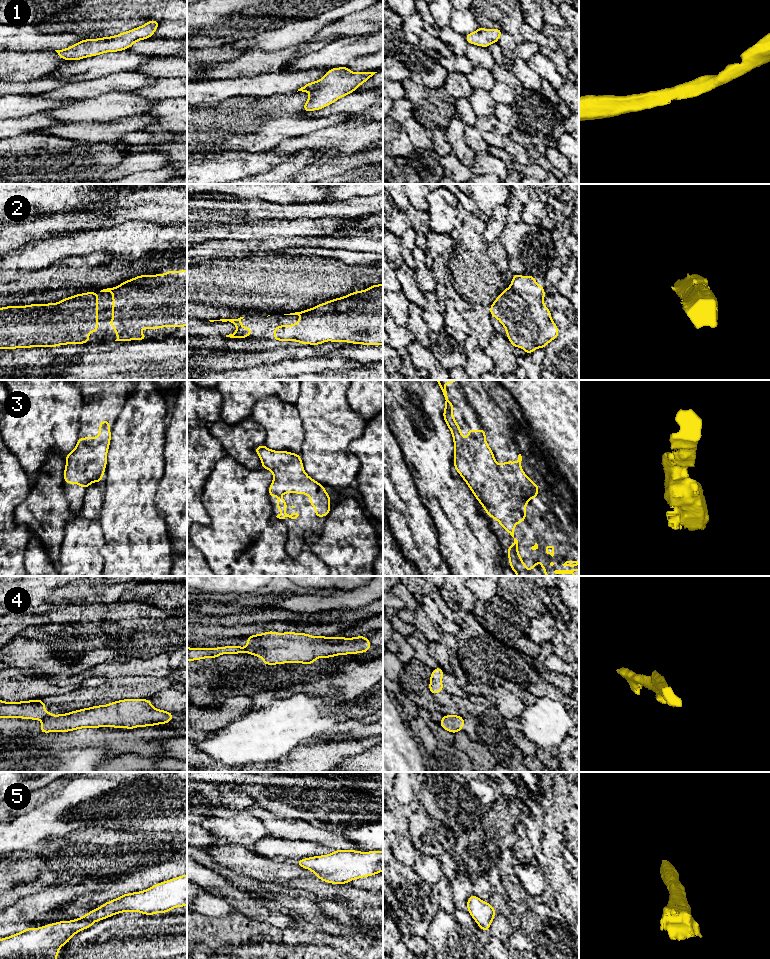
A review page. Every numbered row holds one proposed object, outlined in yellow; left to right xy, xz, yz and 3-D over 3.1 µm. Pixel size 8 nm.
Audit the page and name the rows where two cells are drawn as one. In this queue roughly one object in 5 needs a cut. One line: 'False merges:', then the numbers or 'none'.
False merges: 4

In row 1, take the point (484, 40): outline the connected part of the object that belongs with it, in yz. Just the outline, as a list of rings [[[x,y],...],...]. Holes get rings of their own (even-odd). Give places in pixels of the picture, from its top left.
[[[479,27],[475,32],[465,35],[468,44],[488,48],[492,43],[497,43],[502,34],[501,29],[485,29]]]

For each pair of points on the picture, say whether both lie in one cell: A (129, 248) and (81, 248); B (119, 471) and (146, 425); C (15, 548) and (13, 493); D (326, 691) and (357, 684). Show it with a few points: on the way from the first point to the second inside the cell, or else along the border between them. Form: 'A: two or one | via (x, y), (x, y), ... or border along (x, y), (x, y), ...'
A: one | via (117, 244), (93, 244)
B: one | via (130, 460), (135, 455), (138, 436)
C: one | via (10, 534), (10, 507)
D: one | via (334, 684), (349, 684)

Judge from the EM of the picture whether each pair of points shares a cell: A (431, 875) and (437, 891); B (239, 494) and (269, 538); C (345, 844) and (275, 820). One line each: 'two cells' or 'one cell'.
A: two cells
B: two cells
C: one cell

